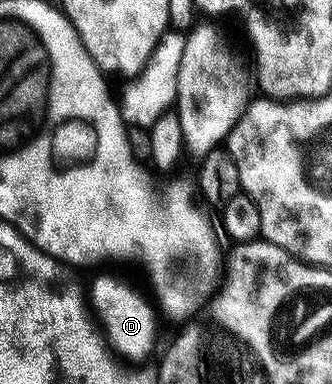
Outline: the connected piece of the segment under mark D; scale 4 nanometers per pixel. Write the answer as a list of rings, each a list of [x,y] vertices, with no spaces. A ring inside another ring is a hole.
[[[101,274],[94,280],[90,290],[88,287],[87,298],[108,349],[118,359],[126,358],[129,362],[141,362],[152,352],[153,345],[157,342],[158,311],[155,306],[153,311],[152,304],[131,283],[124,282],[113,274]]]

